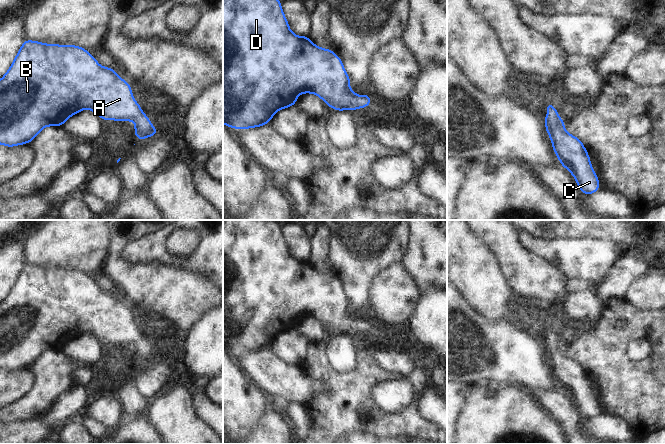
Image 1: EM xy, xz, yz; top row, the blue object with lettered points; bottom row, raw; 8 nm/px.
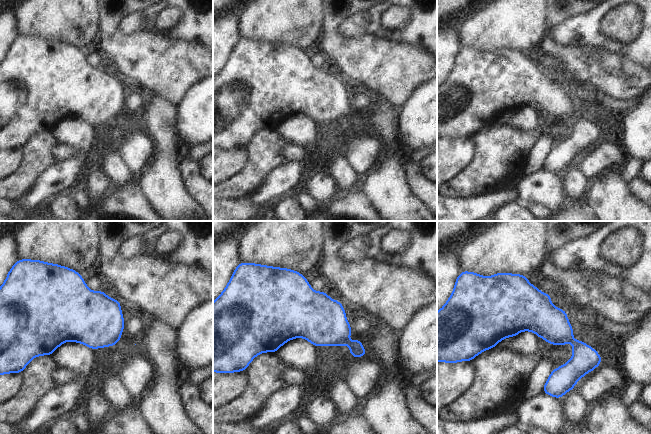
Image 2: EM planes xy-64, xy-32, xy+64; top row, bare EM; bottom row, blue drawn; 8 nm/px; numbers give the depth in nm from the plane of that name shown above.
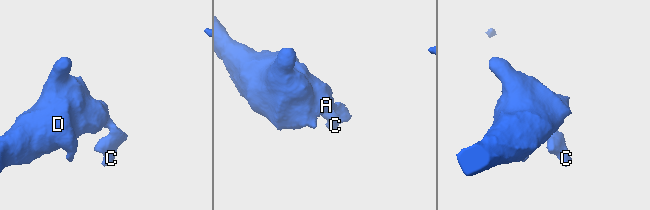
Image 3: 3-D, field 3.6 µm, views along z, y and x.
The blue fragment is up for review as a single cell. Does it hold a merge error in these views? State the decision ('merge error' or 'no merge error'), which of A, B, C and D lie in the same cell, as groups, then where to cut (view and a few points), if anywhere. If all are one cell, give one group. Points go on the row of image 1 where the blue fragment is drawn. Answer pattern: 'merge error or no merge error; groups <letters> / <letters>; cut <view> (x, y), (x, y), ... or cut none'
no merge error; groups A B C D; cut none

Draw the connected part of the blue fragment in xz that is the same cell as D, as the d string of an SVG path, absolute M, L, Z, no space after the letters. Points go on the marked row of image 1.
M223 0L223 124L235 129L261 127L270 123L278 110L295 106L298 96L302 93L312 93L319 96L333 110L355 110L370 105L370 94L358 96L350 89L350 78L343 67L342 60L329 49L316 46L306 36L296 36L289 28L283 13L280 0Z

